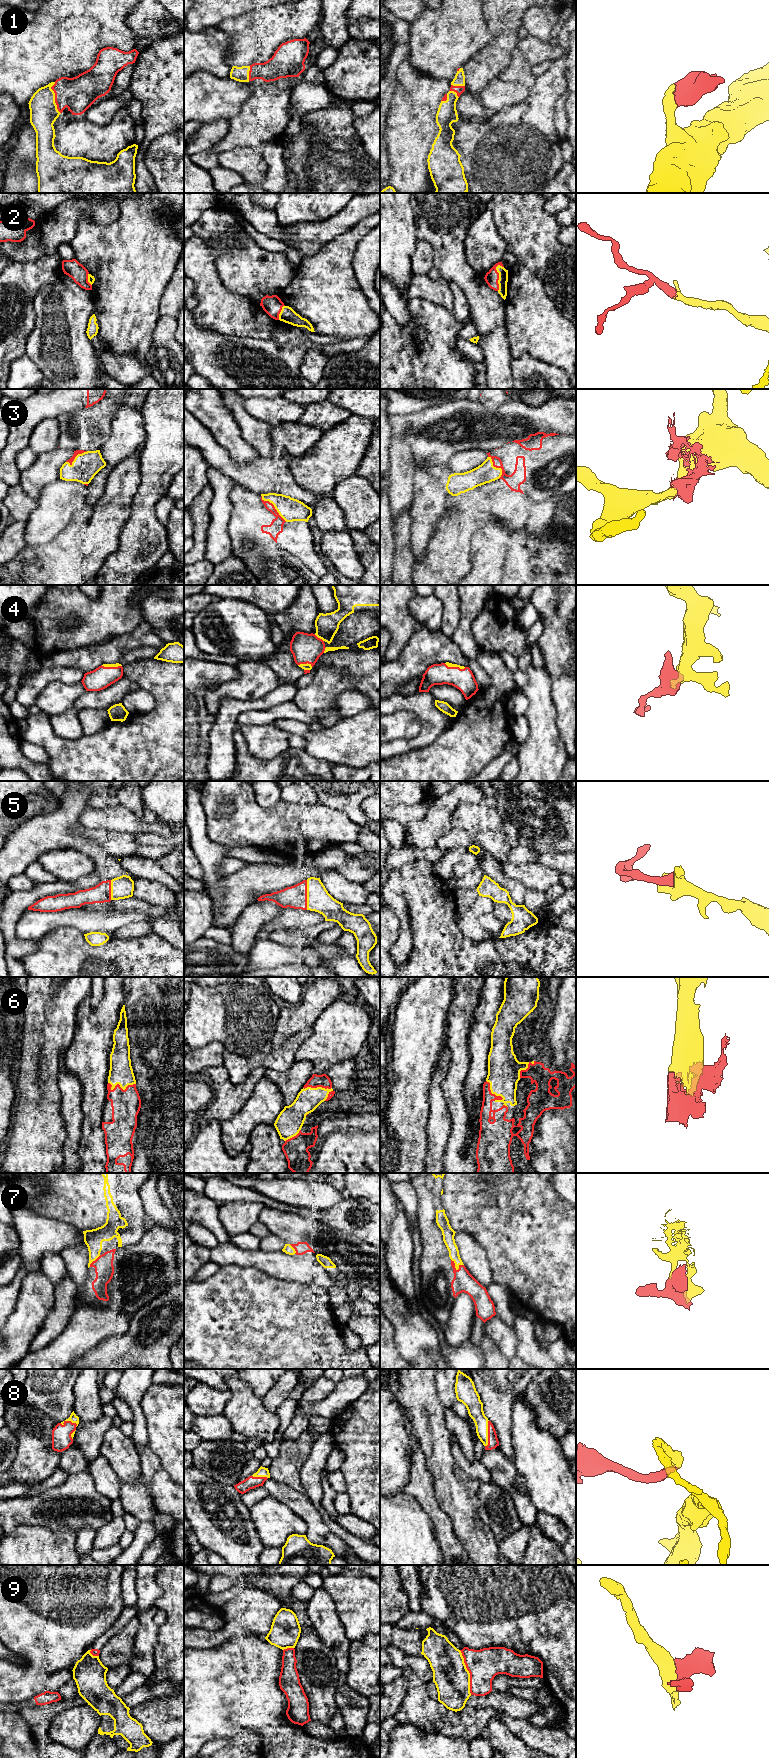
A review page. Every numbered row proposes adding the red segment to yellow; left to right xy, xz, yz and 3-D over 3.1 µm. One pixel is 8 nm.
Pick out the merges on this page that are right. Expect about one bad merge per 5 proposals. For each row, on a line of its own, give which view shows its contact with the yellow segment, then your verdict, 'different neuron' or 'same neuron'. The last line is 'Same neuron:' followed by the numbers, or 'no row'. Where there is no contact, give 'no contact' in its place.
1: contact in xy; same neuron
2: contact in yz; same neuron
3: contact in xz; different neuron
4: contact in yz; same neuron
5: contact in xz; same neuron
6: contact in xz; same neuron
7: contact in yz; same neuron
8: contact in yz; same neuron
9: contact in yz; different neuron
Same neuron: 1, 2, 4, 5, 6, 7, 8

